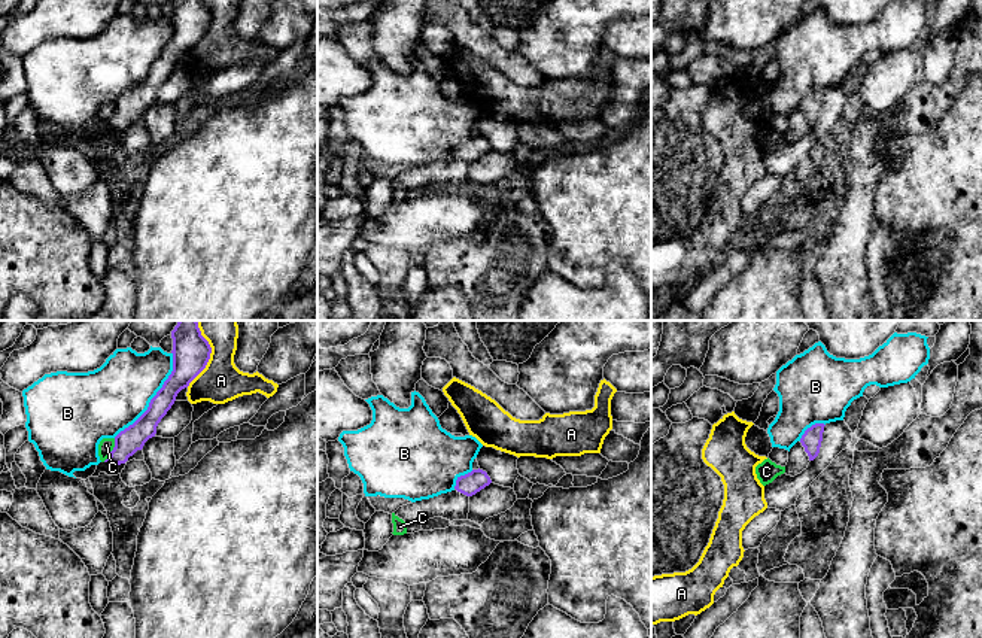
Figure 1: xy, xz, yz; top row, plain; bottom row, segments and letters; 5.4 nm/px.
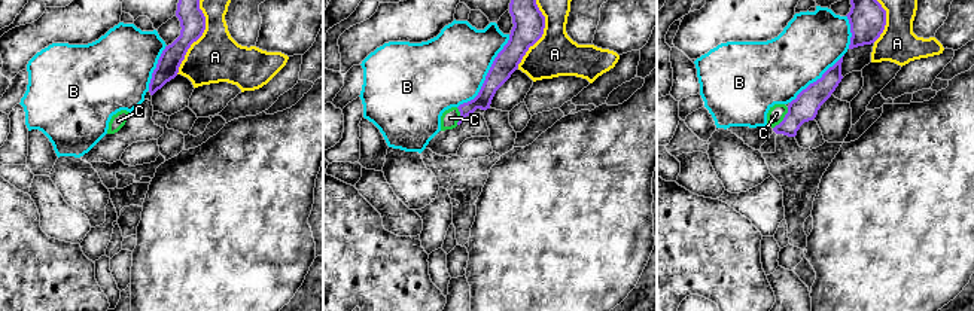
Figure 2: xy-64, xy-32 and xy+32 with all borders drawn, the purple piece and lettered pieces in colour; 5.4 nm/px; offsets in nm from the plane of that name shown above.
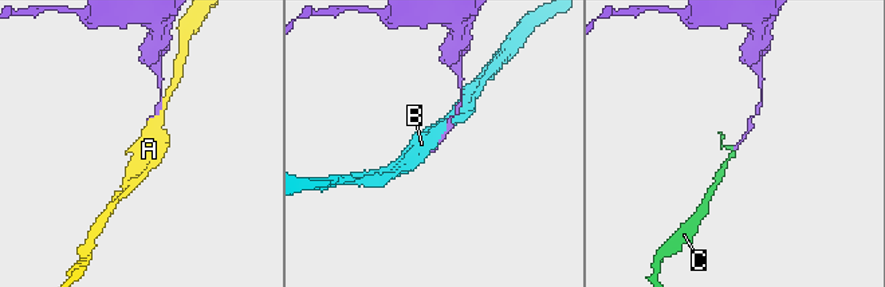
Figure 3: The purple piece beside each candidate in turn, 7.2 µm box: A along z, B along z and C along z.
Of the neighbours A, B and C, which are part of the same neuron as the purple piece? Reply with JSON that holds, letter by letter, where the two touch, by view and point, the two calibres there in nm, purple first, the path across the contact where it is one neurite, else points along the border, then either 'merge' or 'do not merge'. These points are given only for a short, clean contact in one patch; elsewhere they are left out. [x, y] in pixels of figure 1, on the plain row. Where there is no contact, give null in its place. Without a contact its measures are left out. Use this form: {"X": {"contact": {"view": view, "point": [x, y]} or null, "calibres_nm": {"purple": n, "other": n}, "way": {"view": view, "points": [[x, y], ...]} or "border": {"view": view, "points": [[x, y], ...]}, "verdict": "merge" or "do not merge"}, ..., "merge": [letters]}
{"A": {"contact": {"view": "xy", "point": [207, 27]}, "calibres_nm": {"purple": 200, "other": 220}, "verdict": "do not merge"}, "B": {"contact": {"view": "xy", "point": [154, 63]}, "calibres_nm": {"purple": 160, "other": 360}, "verdict": "do not merge"}, "C": {"contact": {"view": "xy", "point": [112, 117]}, "calibres_nm": {"purple": 140, "other": 80}, "border": {"view": "xy", "points": [[115, 105], [113, 115], [103, 127]]}, "verdict": "do not merge"}, "merge": []}

